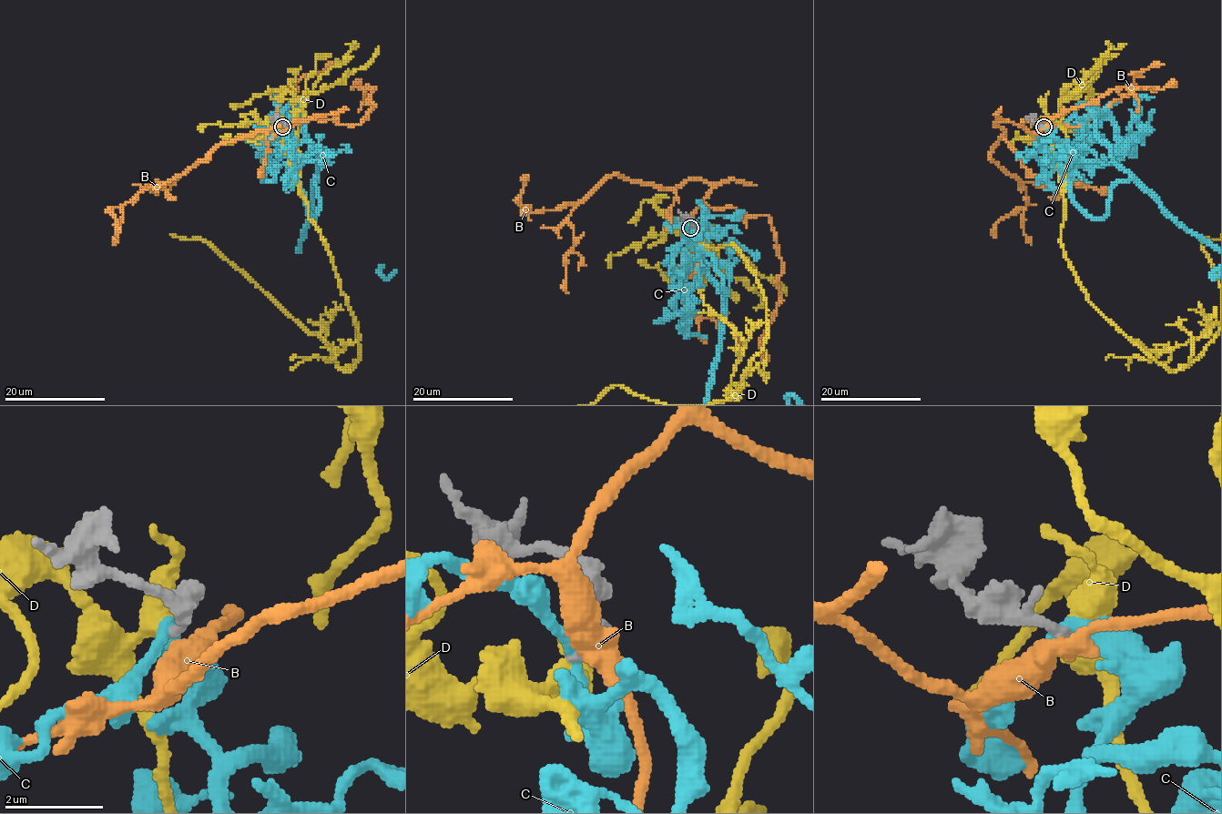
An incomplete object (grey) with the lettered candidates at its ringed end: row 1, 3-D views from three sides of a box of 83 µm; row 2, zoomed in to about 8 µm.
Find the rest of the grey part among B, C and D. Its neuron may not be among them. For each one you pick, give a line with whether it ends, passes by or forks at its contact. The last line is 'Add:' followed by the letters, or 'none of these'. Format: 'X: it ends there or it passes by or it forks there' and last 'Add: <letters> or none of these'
D: it passes by
Add: D

